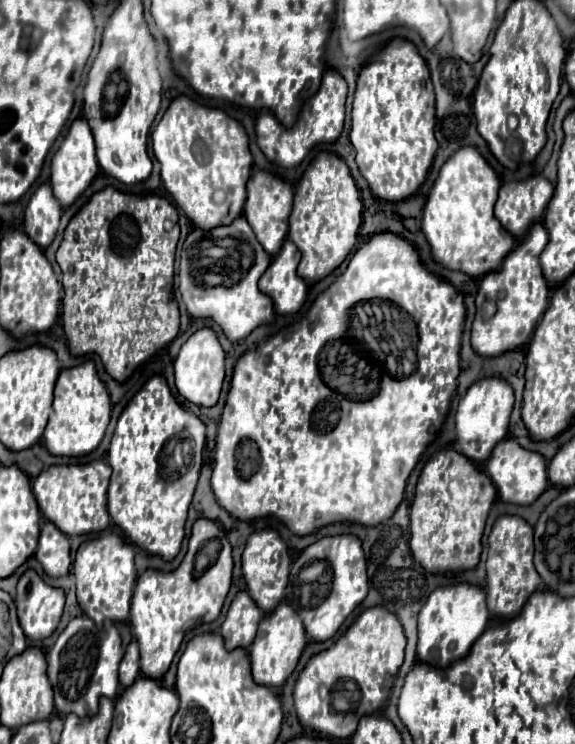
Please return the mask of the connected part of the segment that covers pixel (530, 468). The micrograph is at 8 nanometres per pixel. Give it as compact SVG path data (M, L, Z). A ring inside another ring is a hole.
M506 438L498 448L494 448L494 456L490 456L486 464L486 474L490 480L494 480L494 486L502 498L502 502L518 504L518 506L530 506L536 502L536 498L548 488L548 476L546 476L546 460L530 450L524 450L516 444L516 440Z

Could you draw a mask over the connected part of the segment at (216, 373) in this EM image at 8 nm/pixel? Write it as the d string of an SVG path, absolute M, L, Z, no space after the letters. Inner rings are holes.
M200 328L196 334L184 342L180 348L178 358L174 360L174 372L176 372L176 388L182 398L196 406L214 406L218 402L222 382L224 382L224 350L210 328Z

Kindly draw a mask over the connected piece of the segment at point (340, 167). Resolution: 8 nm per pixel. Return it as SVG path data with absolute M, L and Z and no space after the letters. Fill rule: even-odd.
M328 152L318 154L296 186L294 208L290 214L288 238L302 252L298 276L302 280L318 282L332 274L356 246L360 222L362 222L360 192L354 184L354 178L350 176L346 162L336 154Z

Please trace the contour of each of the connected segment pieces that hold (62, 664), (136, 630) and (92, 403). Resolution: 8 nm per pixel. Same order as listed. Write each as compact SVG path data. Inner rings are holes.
M88 616L72 618L48 654L48 678L54 690L56 712L60 716L96 716L98 700L102 696L116 700L120 696L118 666L122 656L122 640L110 620L106 620L102 626L96 626Z
M196 520L188 552L174 572L146 570L136 584L130 608L132 634L140 646L142 674L160 680L178 652L184 634L198 622L214 622L220 616L232 584L232 546L226 532L212 520Z
M92 360L62 370L54 390L52 414L44 430L44 444L48 452L54 456L68 456L68 458L78 458L94 452L106 434L110 422L110 410L112 410L110 396L106 392L106 386L96 374Z

